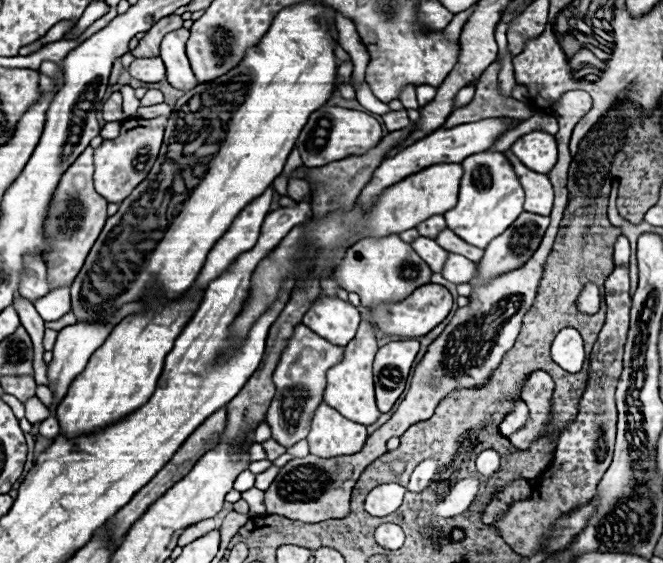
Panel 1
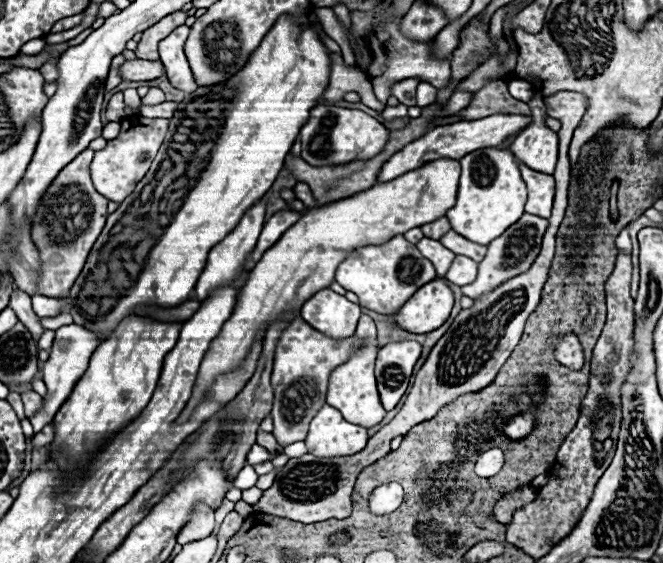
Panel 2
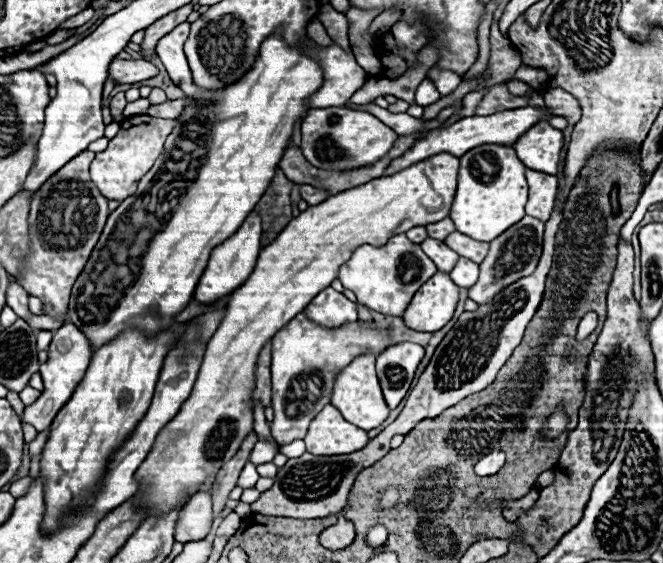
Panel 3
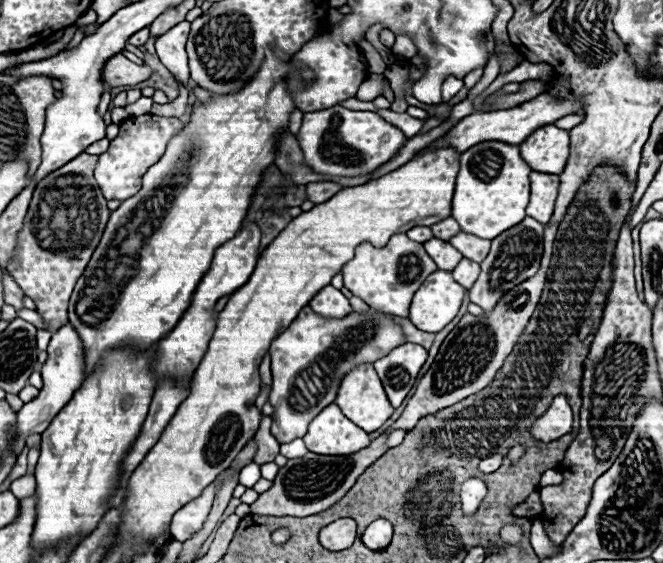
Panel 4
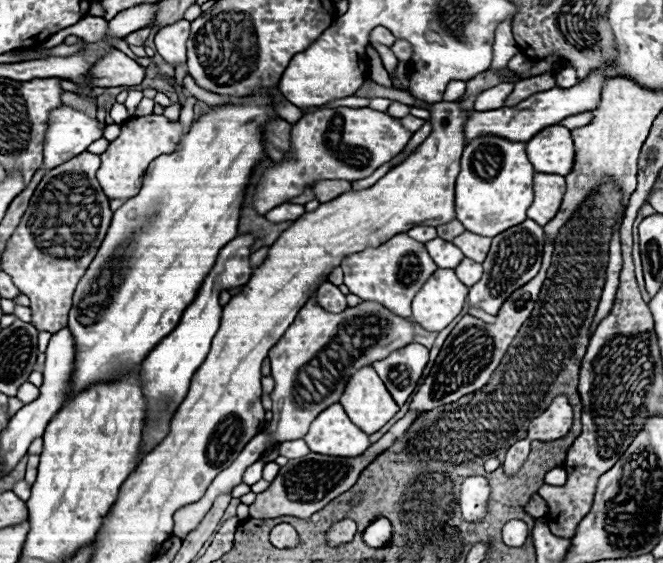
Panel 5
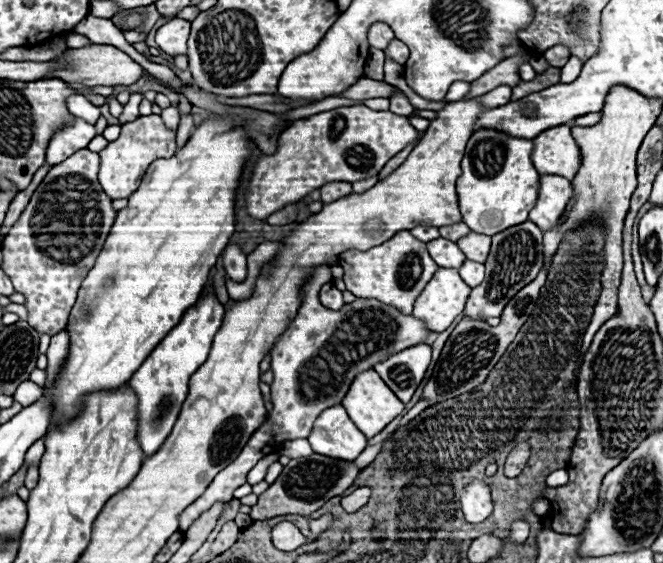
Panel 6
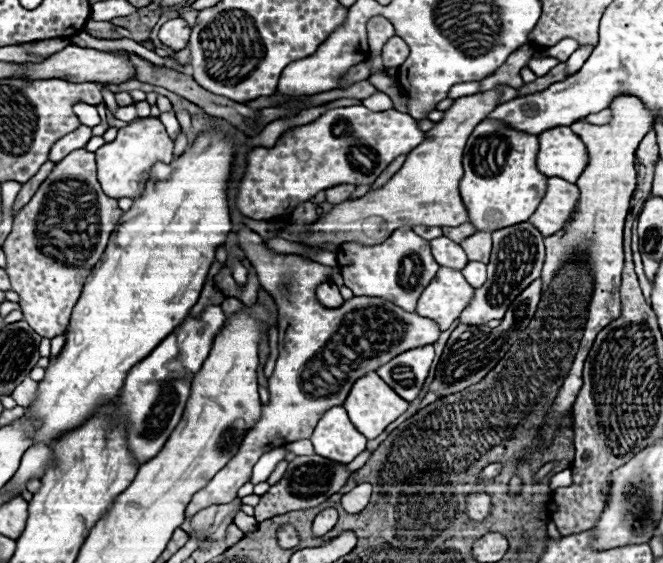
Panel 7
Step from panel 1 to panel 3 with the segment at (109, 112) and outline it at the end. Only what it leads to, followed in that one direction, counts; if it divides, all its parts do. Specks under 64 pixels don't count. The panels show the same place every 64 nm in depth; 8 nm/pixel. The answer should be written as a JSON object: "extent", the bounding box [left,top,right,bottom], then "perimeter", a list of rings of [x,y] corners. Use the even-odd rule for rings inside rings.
{"extent":[110,92,126,120],"perimeter":[[[118,92],[118,94],[112,98],[112,102],[110,102],[110,114],[112,114],[114,120],[122,118],[122,110],[124,110],[124,106],[126,106],[124,92]]]}

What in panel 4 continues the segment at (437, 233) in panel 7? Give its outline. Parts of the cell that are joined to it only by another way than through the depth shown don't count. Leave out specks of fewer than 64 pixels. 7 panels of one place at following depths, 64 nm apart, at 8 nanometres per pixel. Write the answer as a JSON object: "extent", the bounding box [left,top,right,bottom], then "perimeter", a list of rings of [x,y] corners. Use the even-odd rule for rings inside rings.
{"extent":[408,226,432,242],"perimeter":[[[416,226],[408,232],[408,238],[414,242],[426,242],[432,238],[432,230],[428,226]]]}

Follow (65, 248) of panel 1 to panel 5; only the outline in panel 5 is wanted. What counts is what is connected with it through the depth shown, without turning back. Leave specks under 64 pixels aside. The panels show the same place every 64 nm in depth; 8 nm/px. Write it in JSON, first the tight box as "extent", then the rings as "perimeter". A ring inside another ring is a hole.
{"extent":[2,152,112,334],"perimeter":[[[84,152],[46,172],[2,256],[2,270],[30,298],[32,324],[40,332],[54,334],[66,326],[74,288],[110,226],[112,210],[94,178],[98,166],[100,158]]]}

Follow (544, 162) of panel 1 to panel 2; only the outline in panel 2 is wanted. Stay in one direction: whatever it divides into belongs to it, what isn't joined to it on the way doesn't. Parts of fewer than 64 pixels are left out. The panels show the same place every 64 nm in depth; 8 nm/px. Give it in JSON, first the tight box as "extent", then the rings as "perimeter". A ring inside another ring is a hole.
{"extent":[510,96,558,174],"perimeter":[[[534,96],[528,106],[532,108],[532,124],[516,136],[510,150],[528,168],[552,174],[558,158],[558,136],[544,126],[546,106],[540,96]]]}

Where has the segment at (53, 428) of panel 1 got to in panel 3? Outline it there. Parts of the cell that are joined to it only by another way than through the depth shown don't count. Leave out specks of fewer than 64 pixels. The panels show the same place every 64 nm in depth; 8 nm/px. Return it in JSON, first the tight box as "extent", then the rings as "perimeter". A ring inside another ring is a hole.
{"extent":[29,429,50,458],"perimeter":[[[46,429],[40,432],[39,434],[37,434],[36,438],[29,443],[29,454],[31,458],[42,452],[43,446],[48,439],[49,431],[50,429]]]}

